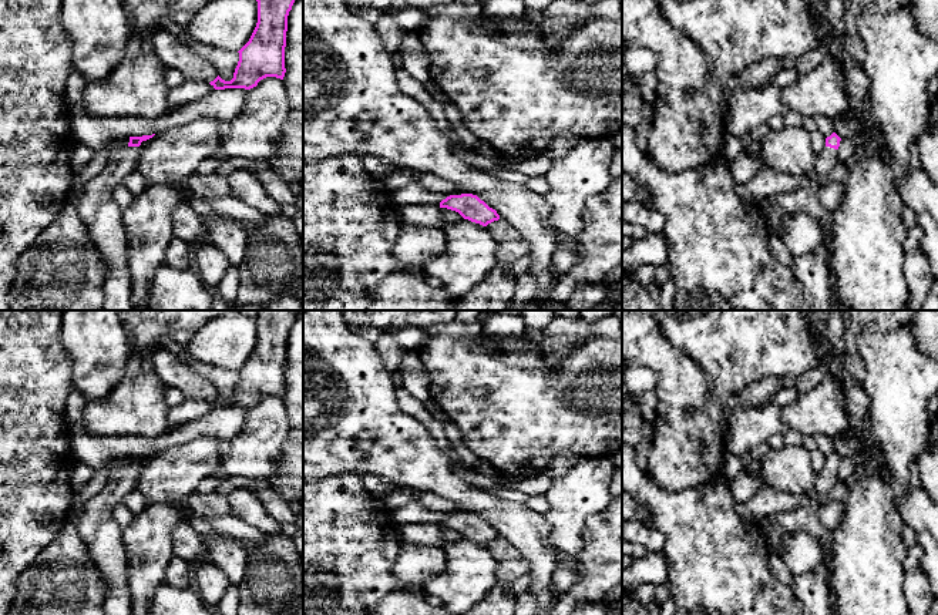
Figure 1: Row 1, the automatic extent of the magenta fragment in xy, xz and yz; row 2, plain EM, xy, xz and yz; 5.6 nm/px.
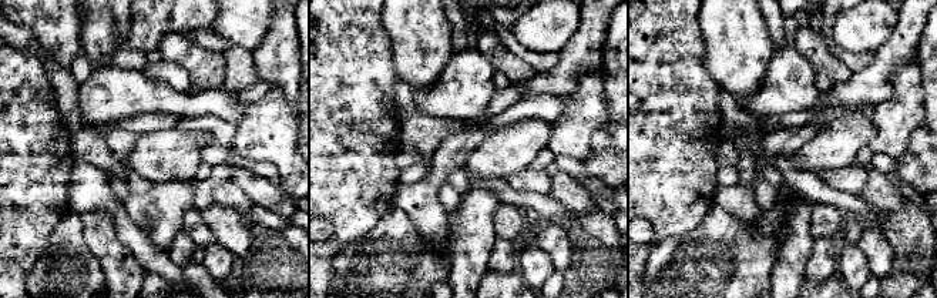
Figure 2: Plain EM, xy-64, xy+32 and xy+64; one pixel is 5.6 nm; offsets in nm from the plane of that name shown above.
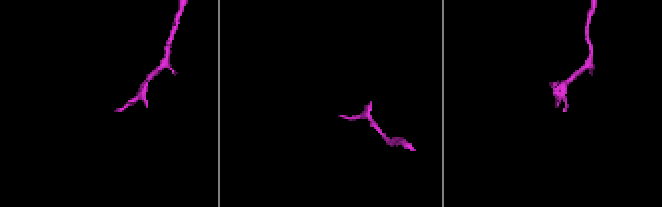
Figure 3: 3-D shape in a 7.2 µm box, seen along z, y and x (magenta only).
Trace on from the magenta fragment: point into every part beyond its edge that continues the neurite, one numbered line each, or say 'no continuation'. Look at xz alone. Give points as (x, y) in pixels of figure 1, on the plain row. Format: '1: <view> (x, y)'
no continuation

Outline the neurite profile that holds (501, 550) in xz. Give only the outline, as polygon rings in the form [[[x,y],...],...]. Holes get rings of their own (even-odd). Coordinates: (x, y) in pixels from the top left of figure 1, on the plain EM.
[[[502,538],[488,542],[487,548],[498,564],[507,559],[517,559],[522,557],[515,547]]]

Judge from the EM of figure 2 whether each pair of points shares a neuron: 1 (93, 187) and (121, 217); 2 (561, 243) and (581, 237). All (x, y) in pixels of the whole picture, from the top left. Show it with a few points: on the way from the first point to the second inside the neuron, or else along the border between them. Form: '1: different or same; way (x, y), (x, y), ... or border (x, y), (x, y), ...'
1: same; way (98, 194), (114, 210)
2: different; border (563, 225), (571, 243), (571, 263), (564, 273)

